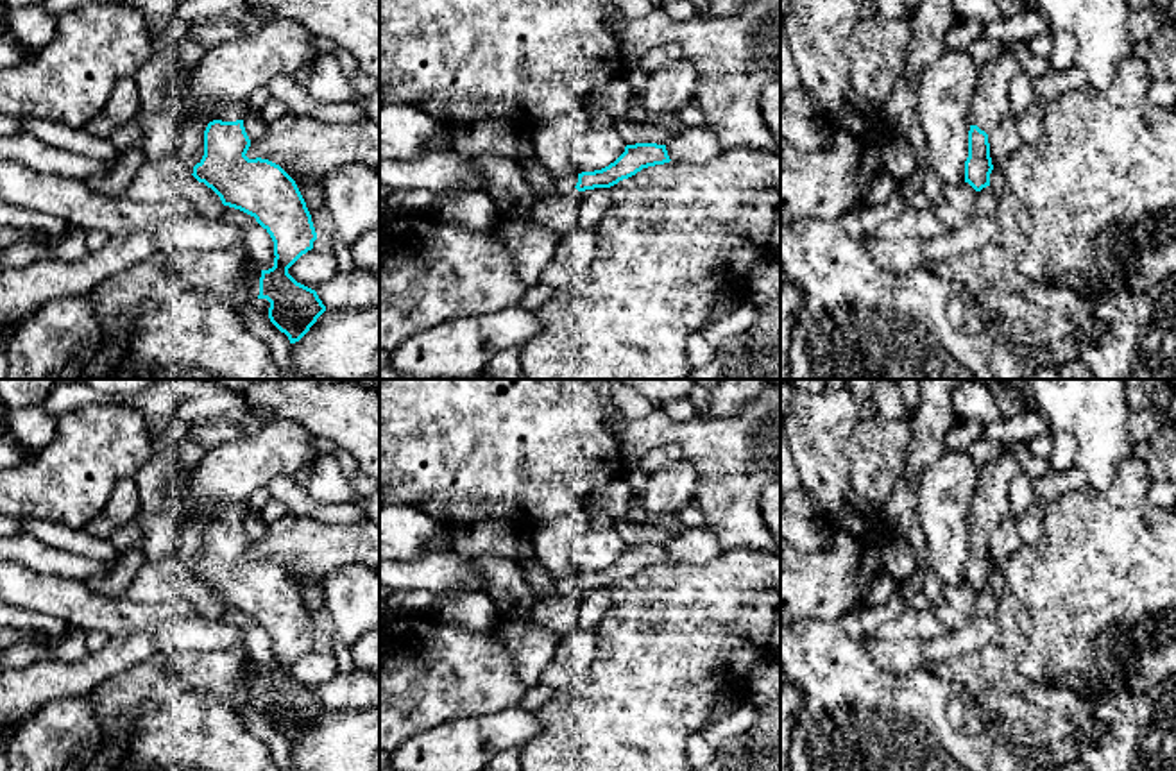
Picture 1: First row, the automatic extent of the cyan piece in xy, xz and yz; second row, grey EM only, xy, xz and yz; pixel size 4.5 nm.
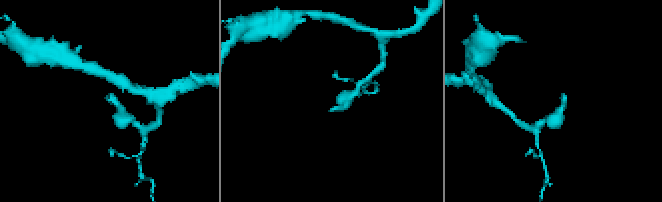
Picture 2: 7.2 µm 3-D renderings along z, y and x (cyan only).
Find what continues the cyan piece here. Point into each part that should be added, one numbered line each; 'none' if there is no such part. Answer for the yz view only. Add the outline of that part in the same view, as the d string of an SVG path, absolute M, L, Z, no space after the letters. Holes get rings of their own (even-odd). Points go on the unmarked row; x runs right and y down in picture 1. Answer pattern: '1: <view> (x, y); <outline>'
1: yz (988, 508); M1017 442L1004 444L999 458L981 465L977 490L970 504L970 526L992 535L1010 517L1010 483L1018 472Z

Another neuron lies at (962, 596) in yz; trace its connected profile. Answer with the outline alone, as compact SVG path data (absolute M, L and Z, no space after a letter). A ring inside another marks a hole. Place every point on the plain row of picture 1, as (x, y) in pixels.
M959 583L943 589L945 601L956 610L972 615L976 608L976 590L968 583Z

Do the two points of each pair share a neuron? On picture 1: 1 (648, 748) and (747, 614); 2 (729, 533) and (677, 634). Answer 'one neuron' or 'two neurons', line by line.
1: one neuron
2: two neurons

